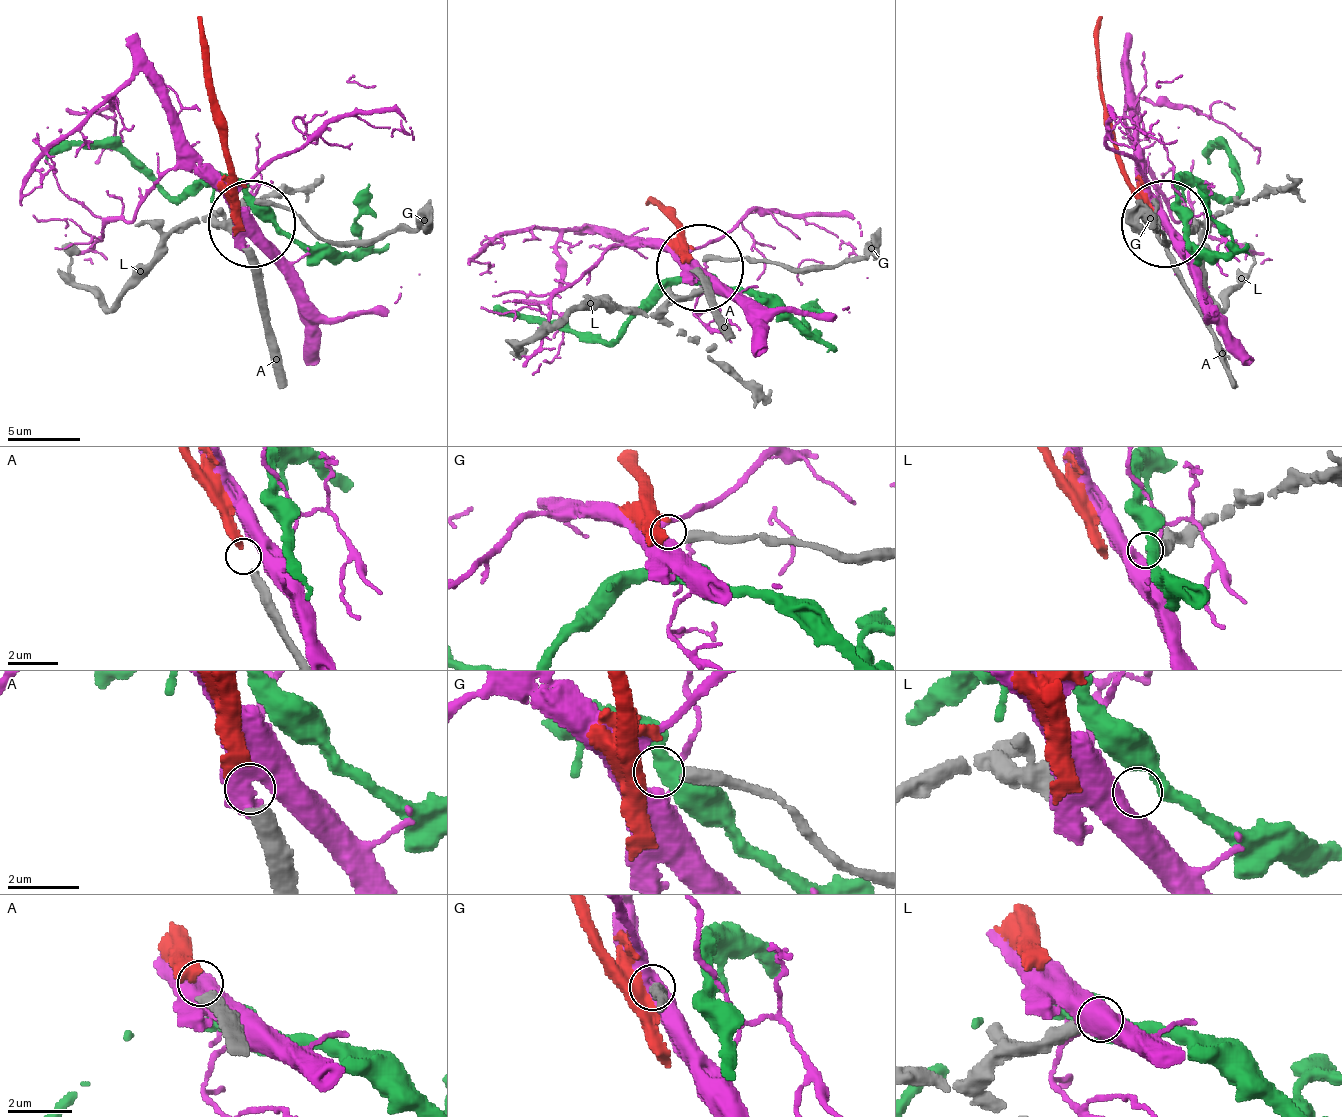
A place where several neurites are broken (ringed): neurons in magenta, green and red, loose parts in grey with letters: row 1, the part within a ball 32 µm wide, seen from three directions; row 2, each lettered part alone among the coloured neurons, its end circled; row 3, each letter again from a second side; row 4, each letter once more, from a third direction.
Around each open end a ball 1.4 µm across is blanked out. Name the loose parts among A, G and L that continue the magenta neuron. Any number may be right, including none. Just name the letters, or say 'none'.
none

